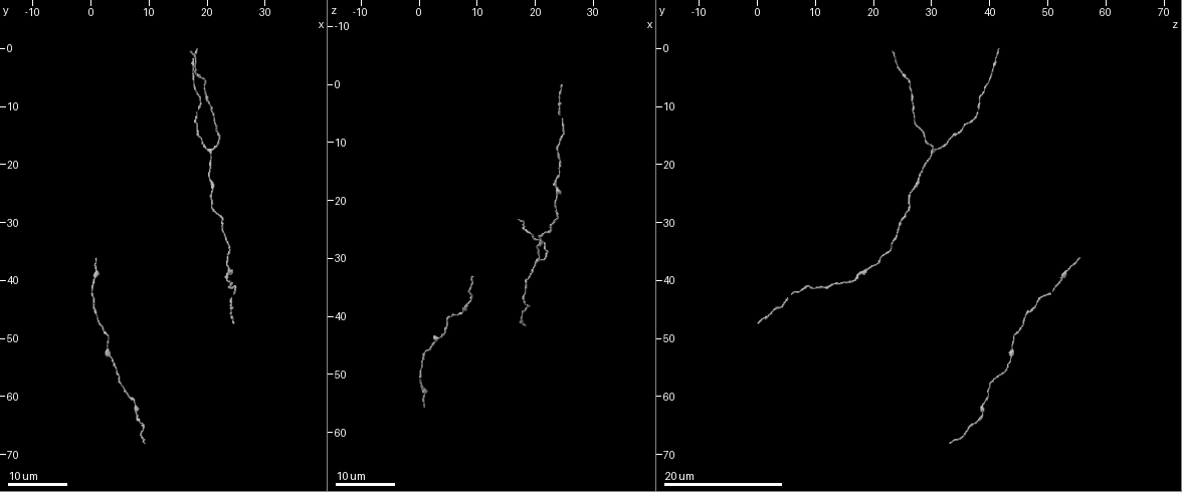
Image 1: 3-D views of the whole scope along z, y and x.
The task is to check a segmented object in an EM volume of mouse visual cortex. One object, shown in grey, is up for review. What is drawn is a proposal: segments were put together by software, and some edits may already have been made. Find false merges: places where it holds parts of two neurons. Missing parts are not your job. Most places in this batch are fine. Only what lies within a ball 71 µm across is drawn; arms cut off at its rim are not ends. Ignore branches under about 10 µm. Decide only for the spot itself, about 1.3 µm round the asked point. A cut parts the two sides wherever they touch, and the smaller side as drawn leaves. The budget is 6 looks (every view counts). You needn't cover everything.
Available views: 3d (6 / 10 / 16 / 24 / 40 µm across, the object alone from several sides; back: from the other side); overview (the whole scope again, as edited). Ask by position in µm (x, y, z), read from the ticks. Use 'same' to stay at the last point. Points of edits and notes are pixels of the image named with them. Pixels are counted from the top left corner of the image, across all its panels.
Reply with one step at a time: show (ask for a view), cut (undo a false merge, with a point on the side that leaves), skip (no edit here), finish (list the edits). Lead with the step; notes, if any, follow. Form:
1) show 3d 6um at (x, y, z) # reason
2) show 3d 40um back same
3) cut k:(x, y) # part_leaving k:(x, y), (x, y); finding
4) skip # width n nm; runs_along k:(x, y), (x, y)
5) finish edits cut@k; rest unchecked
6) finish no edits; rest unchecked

show 3d 24um at (23.5, 40.0, 16.5)

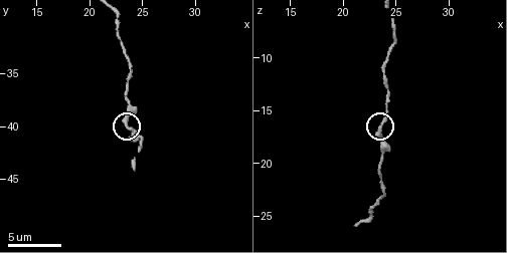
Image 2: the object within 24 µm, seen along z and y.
show 3d 6um at (23.8, 40.2, 16.2) # zoom in

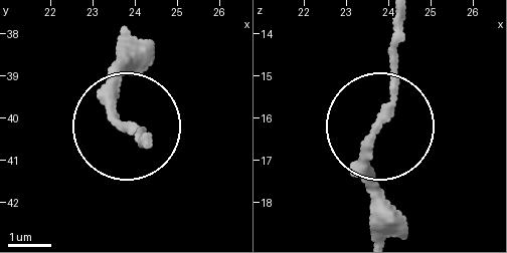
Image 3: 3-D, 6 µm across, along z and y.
skip # width 190 nm; runs_along 3:(369, 231), (369, 145), (391, 79), (391, 19); all the same neuron

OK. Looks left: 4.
show 3d 16um at (20.5, 17.5, 30.5) # a fork

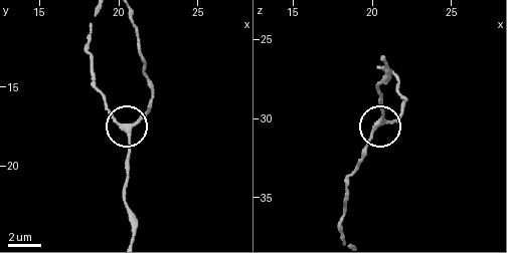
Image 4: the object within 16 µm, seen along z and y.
show 3d 6um at (21.0, 17.3, 30.2) # closer look

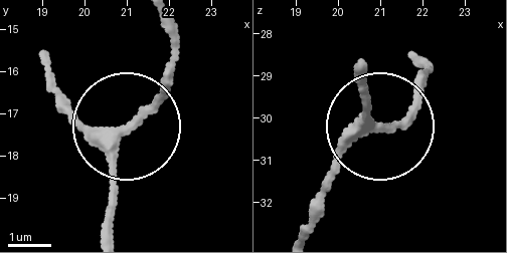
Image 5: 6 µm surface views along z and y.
skip # width 240 nm; runs_along 5:(358, 68), (379, 122), (401, 115), (434, 72); one neuron here

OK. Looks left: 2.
show 3d 6um at (24.0, 35.0, 22.8)

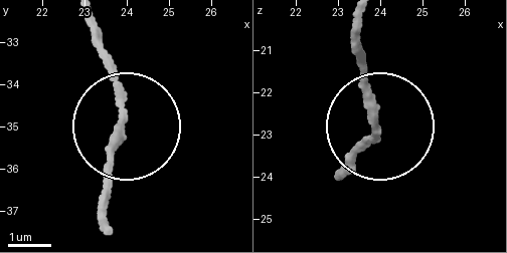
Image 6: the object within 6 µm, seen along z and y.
skip # runs_along 6:(122, 123), (97, 30); continuous, no second neuron

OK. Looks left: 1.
finish no edits; rest unchecked

